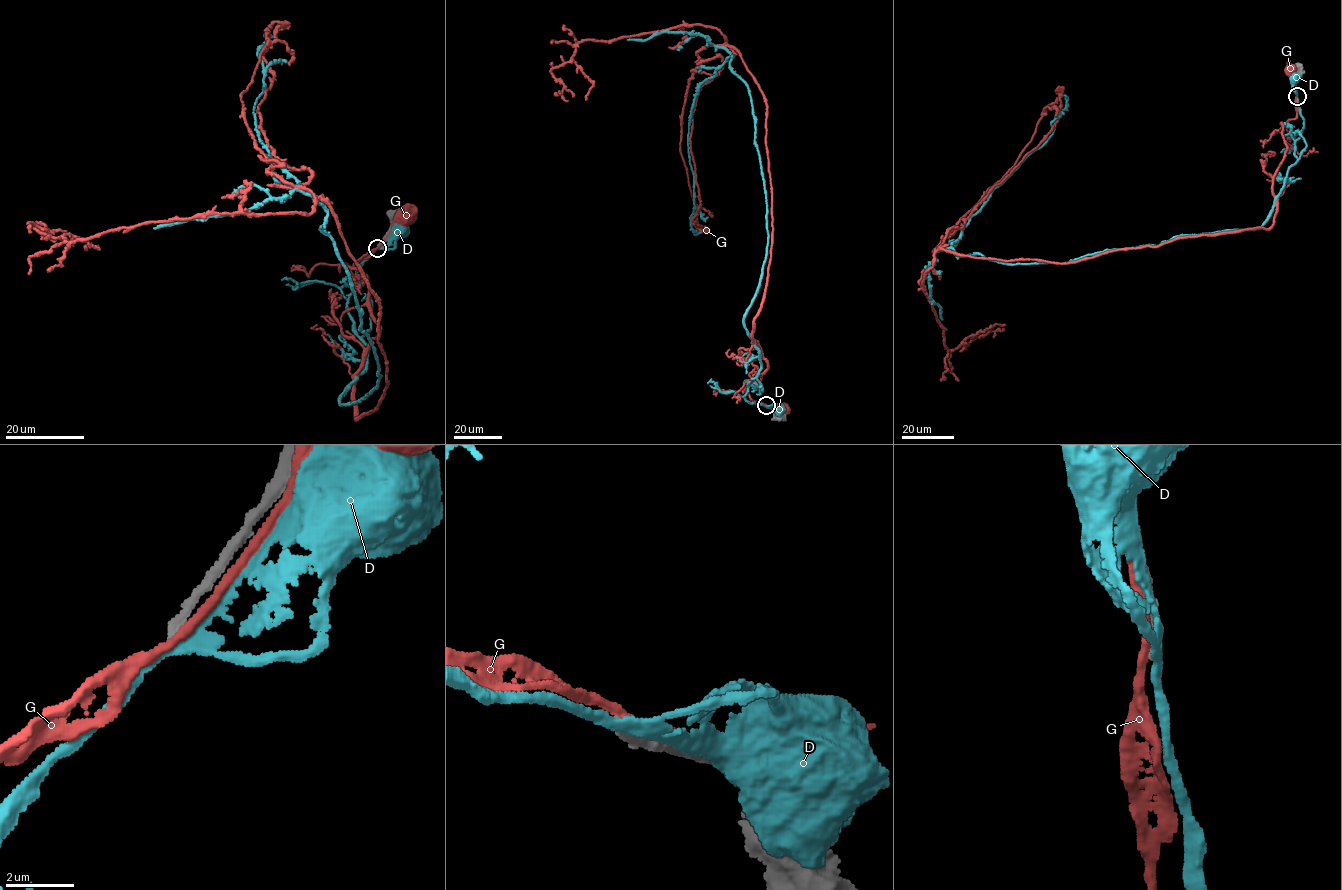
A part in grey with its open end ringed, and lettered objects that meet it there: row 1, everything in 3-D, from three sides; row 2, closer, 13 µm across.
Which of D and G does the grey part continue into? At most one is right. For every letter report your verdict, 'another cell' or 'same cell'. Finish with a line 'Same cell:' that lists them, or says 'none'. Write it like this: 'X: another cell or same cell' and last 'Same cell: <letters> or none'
D: another cell
G: another cell
Same cell: none

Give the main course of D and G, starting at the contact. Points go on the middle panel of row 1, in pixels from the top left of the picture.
D: (766, 406), (779, 408)
G: (767, 406), (782, 408)

